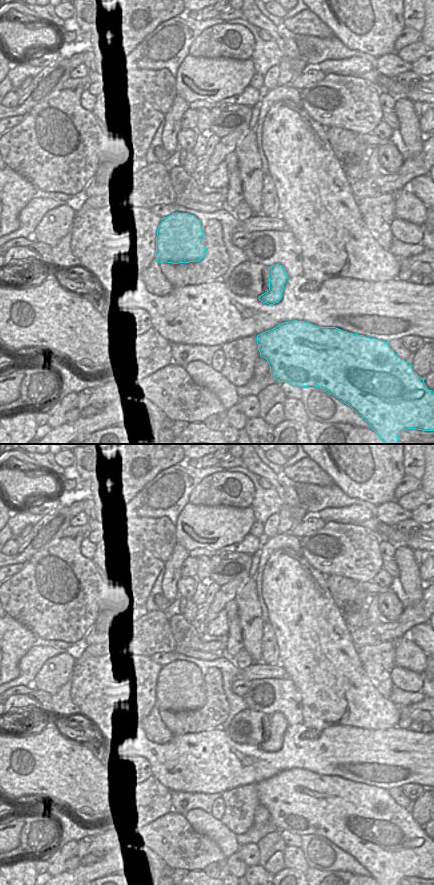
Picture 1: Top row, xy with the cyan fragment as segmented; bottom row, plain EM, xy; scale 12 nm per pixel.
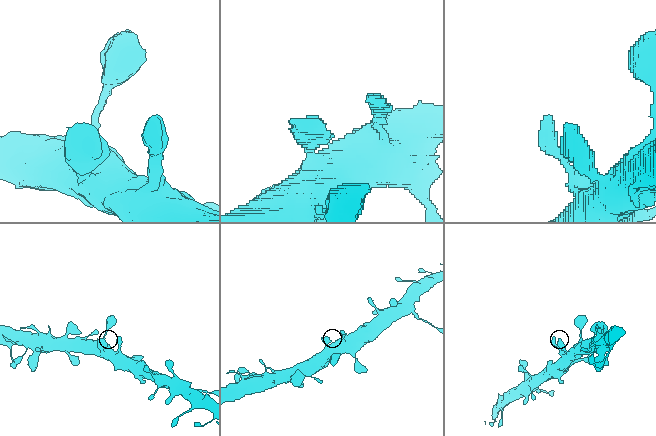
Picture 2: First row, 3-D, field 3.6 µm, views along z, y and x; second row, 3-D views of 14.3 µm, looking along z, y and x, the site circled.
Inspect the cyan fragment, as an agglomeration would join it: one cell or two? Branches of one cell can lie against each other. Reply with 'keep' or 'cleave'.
keep

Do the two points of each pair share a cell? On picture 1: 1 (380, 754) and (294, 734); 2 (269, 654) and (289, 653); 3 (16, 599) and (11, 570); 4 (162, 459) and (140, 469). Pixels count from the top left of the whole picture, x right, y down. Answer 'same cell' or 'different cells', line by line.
1: same cell
2: different cells
3: different cells
4: same cell

